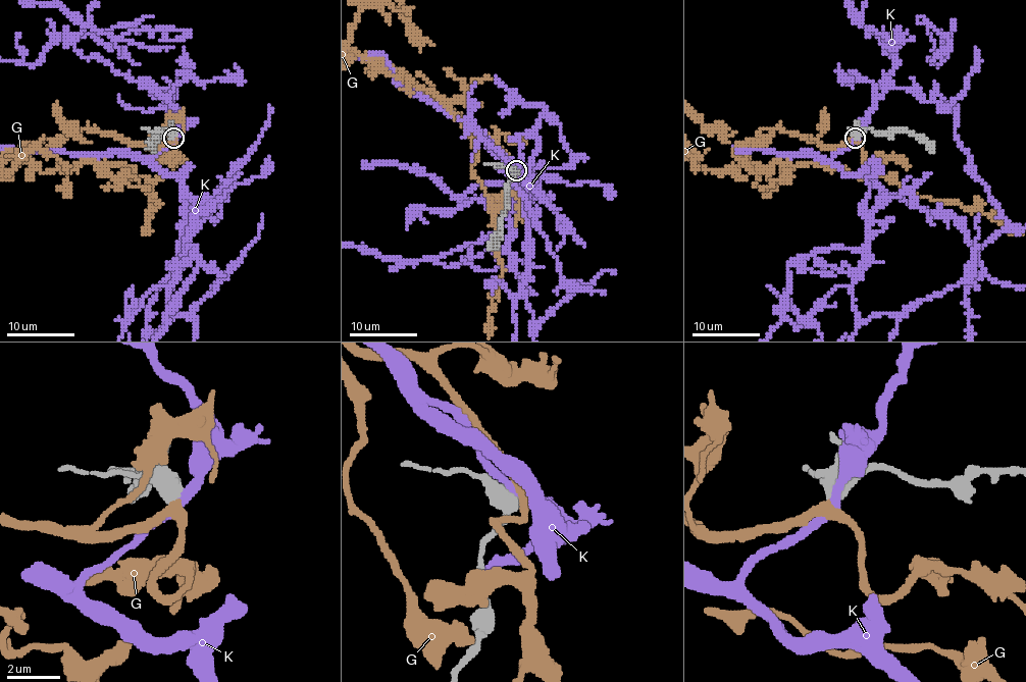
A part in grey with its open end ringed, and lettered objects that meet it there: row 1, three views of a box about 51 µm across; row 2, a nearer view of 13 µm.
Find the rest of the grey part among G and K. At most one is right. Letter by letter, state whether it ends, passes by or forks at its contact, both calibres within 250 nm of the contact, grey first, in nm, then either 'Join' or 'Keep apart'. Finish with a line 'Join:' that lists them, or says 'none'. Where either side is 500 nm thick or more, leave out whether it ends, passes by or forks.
G: Thickness 700 nm (grey) against 280 nm. Join
K: Thickness 750 nm (grey) against 320 nm. Keep apart
Join: G

